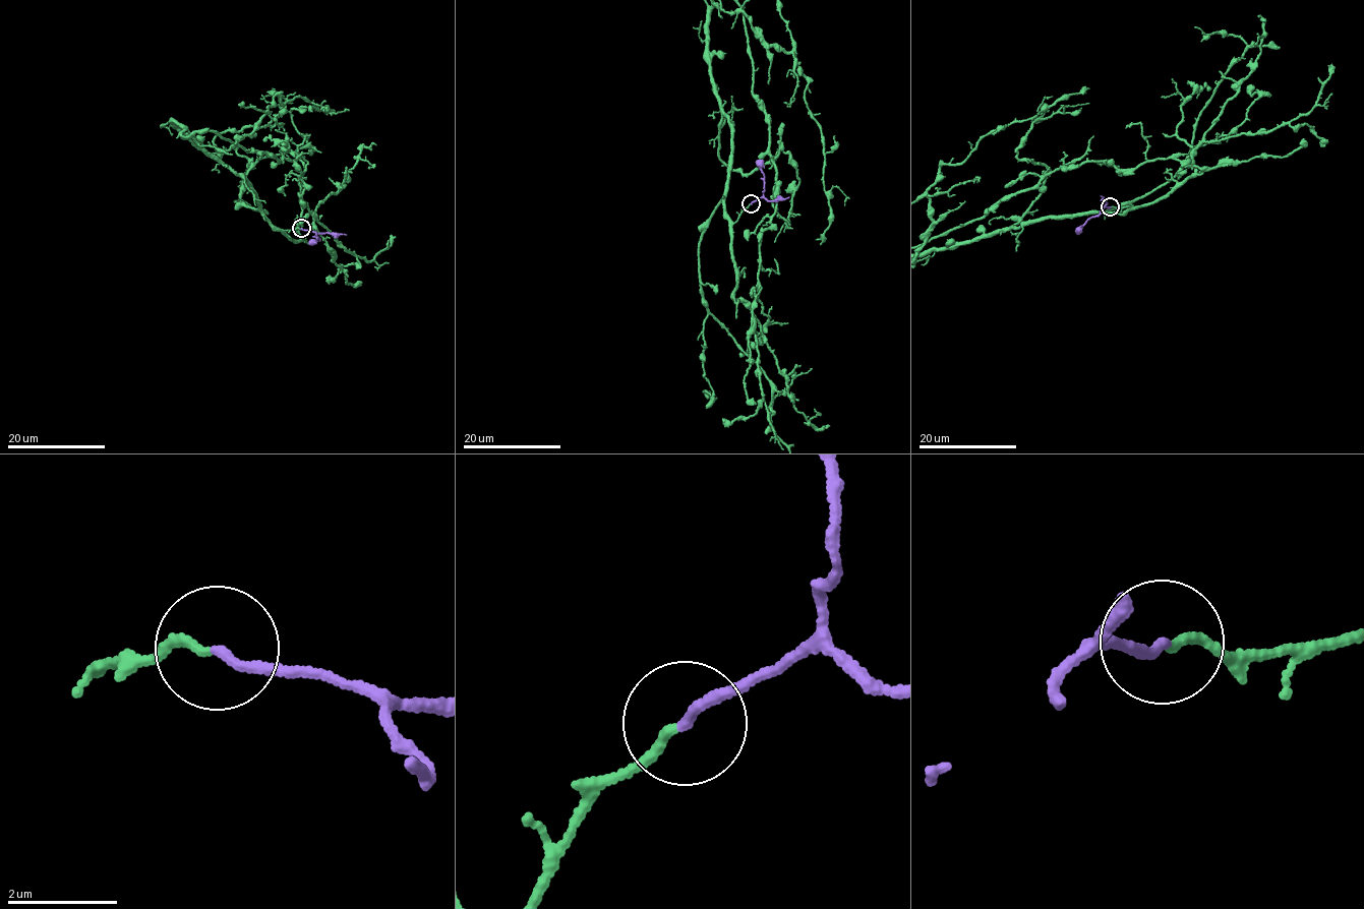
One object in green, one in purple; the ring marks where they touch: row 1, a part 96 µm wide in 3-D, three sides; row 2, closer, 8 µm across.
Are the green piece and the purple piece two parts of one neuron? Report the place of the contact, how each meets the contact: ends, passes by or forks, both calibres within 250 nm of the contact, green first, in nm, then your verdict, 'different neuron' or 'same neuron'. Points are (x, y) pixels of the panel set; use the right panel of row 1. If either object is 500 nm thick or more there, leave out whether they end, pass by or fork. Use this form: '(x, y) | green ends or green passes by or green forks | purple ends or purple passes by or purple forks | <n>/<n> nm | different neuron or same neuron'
(1110, 206) | green ends | purple ends | 150/160 nm | same neuron

